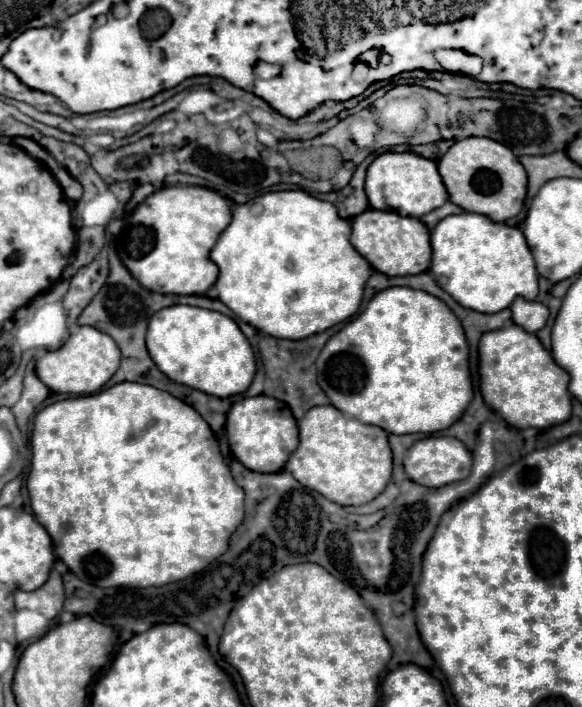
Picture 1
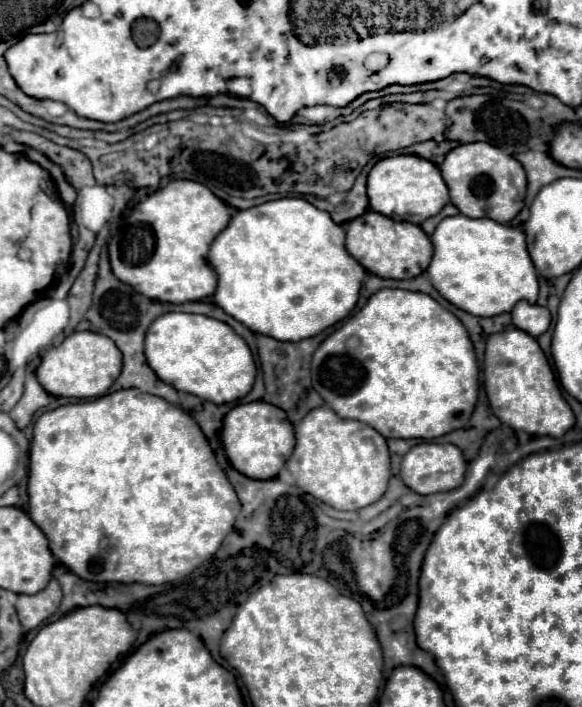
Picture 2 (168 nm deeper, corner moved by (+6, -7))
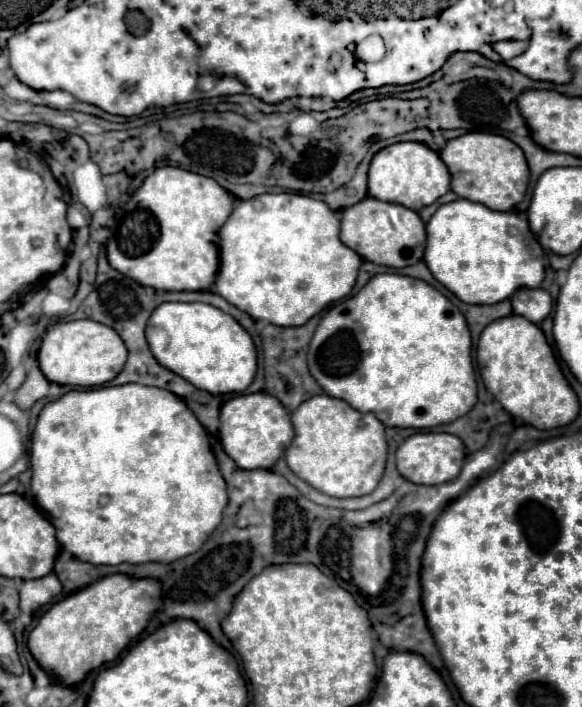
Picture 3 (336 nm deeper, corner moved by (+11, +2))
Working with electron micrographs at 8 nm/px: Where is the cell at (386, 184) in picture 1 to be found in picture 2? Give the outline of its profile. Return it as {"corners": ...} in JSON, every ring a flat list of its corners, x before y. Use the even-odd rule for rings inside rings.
{"corners":[[396,155,380,159,368,173,368,199,372,211,414,225,420,225,432,215,438,215,438,211,450,201,448,187,438,167,416,155]]}

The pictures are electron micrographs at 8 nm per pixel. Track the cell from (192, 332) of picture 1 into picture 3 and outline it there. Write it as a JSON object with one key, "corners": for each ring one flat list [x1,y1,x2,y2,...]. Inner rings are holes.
{"corners":[[163,302,147,322,147,342,157,362,209,394,243,392,257,372,257,350,249,332,223,310,203,302]]}

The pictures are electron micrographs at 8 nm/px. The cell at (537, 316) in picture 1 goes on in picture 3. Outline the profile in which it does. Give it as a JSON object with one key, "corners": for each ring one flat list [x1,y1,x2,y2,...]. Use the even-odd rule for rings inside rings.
{"corners":[[521,288,511,296,513,314,519,314,535,324,539,324,553,308,553,300,543,288]]}

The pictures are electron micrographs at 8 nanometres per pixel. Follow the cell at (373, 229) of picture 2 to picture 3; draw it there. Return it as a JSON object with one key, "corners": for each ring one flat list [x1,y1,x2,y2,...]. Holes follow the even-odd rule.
{"corners":[[367,196,341,212,341,242,369,262,389,268,405,268,423,258,425,224,415,210]]}

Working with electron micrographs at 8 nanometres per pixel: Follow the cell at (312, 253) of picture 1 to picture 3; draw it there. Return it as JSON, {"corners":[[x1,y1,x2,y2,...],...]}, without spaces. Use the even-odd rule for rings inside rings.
{"corners":[[261,194,249,200,237,200,233,214,219,230,221,268,215,292,227,302,247,312,255,320,267,320,275,326,301,326,319,314,331,302,345,298,357,278,363,258,339,240,339,216,325,202,301,194]]}

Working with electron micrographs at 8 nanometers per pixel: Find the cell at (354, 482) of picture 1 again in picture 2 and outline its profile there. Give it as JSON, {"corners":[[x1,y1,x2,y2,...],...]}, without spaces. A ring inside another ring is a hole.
{"corners":[[316,407,294,431,296,447,286,461,286,469,304,493,340,511,362,509,384,495,390,479,390,457,386,439,370,425,340,419,330,407]]}

